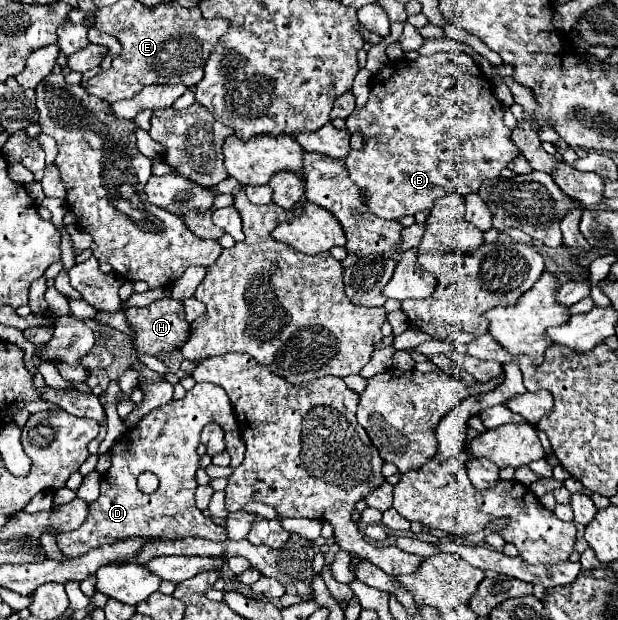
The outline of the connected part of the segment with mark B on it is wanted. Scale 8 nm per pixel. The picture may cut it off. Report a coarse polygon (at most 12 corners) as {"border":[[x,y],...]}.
{"border":[[466,53],[388,63],[346,119],[370,211],[474,193],[520,155]]}

